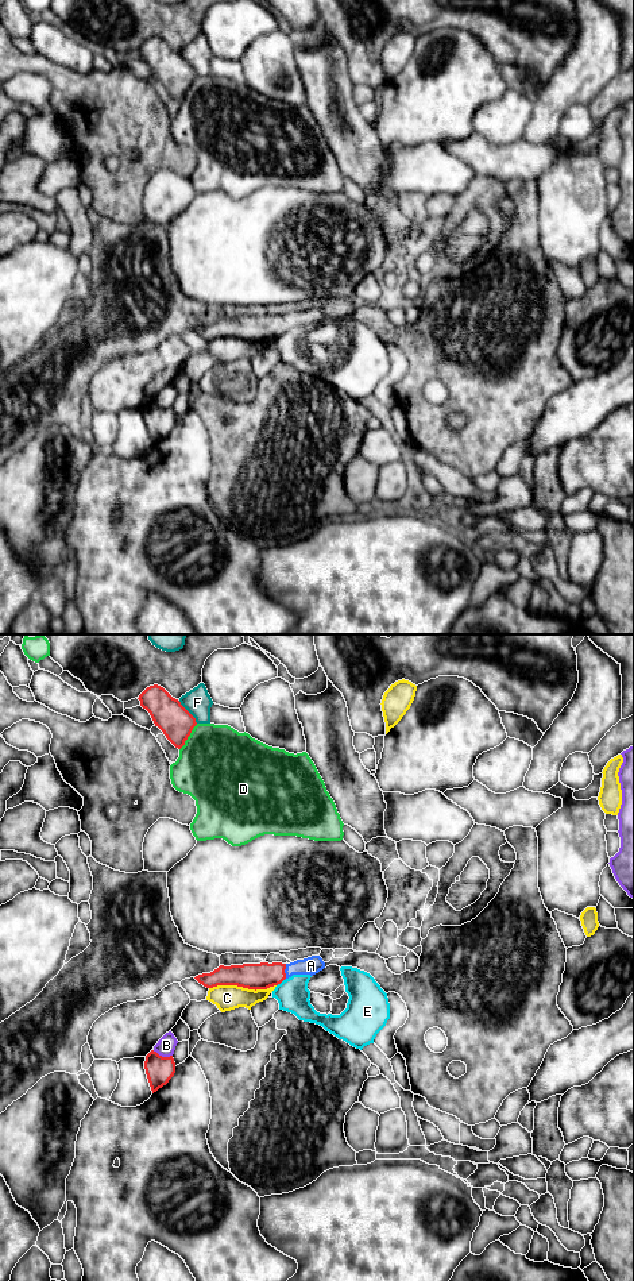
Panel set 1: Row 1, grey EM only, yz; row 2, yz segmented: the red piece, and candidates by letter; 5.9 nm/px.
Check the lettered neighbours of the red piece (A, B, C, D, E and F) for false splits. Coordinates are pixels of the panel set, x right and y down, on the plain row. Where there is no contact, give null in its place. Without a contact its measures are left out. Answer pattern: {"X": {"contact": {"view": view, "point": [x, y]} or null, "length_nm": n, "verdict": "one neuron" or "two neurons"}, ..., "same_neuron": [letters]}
{"A": {"contact": {"view": "yz", "point": [283, 324]}, "length_nm": 100, "verdict": "one neuron"}, "B": {"contact": {"view": "yz", "point": [161, 408]}, "length_nm": 120, "verdict": "two neurons"}, "C": {"contact": {"view": "yz", "point": [242, 338]}, "length_nm": 400, "verdict": "two neurons"}, "D": {"contact": {"view": "yz", "point": [188, 88]}, "length_nm": 190, "verdict": "two neurons"}, "E": {"contact": {"view": "yz", "point": [279, 335]}, "length_nm": 60, "verdict": "two neurons"}, "F": {"contact": {"view": "yz", "point": [188, 64]}, "length_nm": 180, "verdict": "two neurons"}, "same_neuron": ["A"]}

